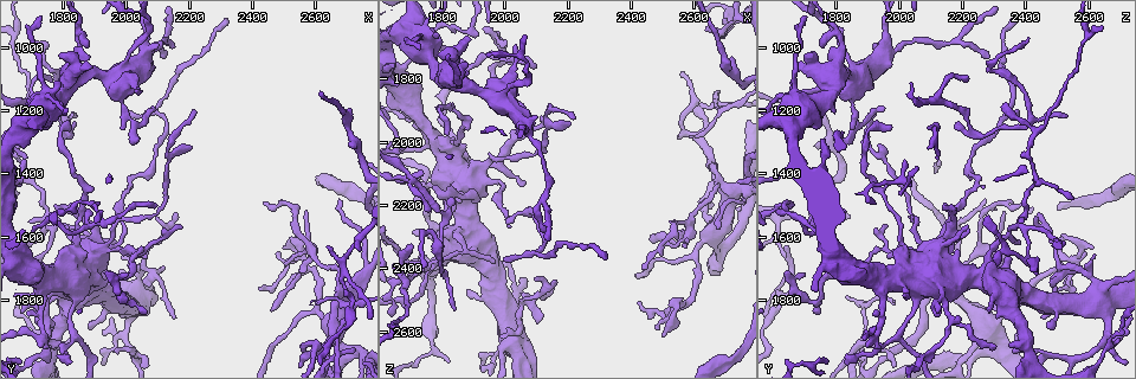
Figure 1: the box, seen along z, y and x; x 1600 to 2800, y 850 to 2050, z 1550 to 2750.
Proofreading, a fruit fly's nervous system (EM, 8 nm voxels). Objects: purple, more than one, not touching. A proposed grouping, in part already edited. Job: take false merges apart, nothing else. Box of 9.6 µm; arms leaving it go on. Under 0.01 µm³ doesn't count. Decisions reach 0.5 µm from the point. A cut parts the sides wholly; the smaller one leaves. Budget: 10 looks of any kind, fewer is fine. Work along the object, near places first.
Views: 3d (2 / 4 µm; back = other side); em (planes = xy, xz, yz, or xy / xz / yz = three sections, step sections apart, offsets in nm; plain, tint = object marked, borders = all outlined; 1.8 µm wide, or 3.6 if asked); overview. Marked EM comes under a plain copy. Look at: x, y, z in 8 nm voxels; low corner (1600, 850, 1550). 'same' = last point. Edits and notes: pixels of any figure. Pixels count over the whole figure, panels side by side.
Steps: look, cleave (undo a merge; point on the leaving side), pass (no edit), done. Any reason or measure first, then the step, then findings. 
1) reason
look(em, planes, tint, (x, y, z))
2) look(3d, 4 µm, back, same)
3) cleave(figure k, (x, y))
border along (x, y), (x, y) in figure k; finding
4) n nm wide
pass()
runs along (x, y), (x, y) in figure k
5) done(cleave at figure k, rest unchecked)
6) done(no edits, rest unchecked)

thin neck
look(em, planes, tint, (1840, 1080, 1810))

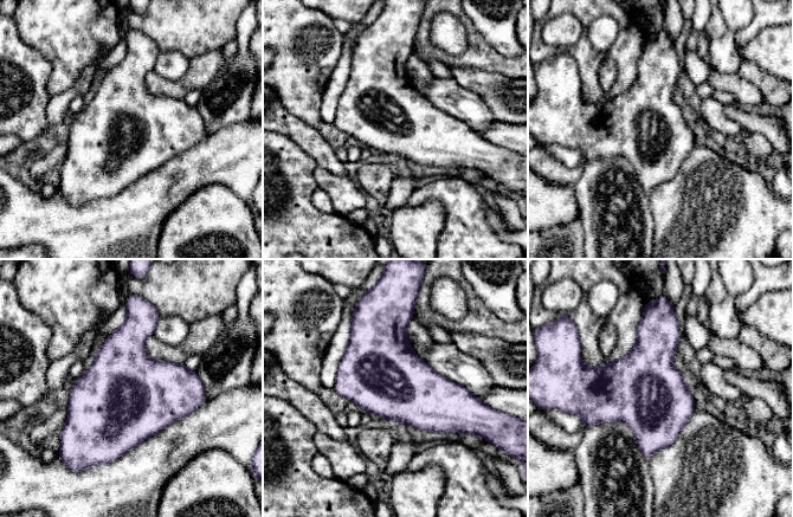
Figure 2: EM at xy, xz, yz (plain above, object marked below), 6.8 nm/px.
pass()
all the same neuron

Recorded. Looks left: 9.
abrupt turn
look(3d, 4 µm, (1790, 1240, 2230))

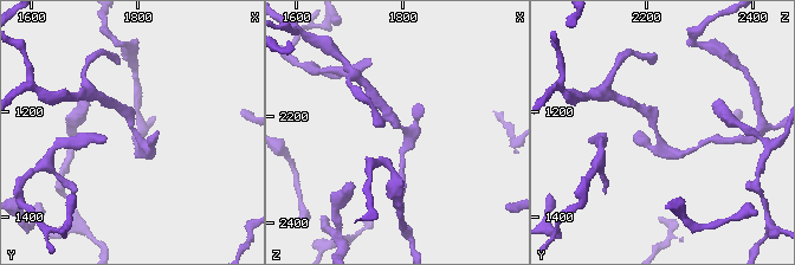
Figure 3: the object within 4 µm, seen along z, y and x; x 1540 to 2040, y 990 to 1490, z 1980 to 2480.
now the EM
look(em, xy, step 16, tint, (1795, 1235, 2220))

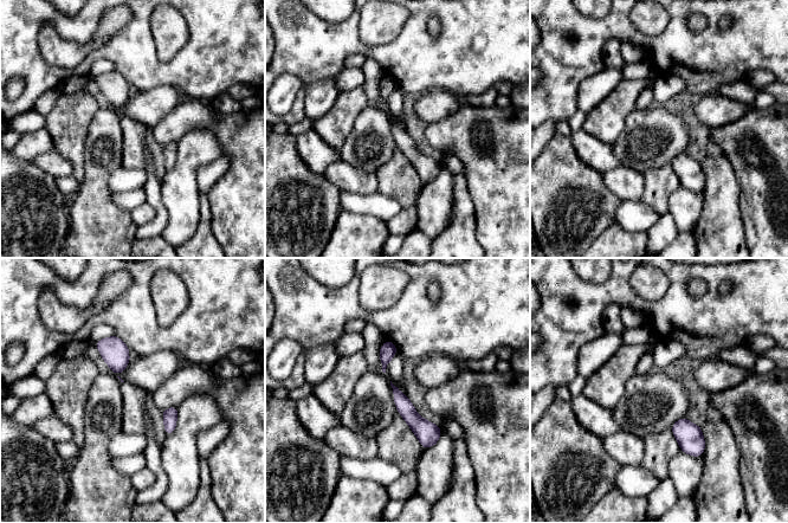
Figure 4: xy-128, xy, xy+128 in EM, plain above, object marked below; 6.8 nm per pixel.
look(em, planes, tint, same)

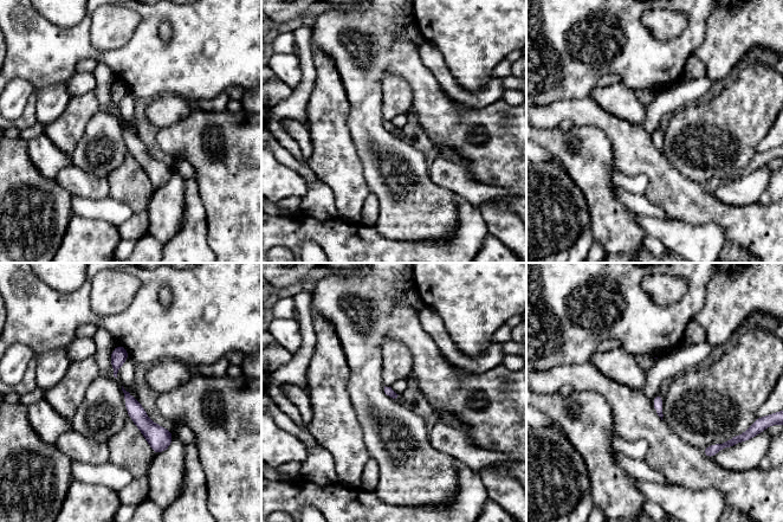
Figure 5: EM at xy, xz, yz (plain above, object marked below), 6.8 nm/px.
60 nm wide
pass()
runs along (127, 395), (160, 439), (160, 449) in figure 5; continuous, no second neuron

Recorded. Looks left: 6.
a fork
look(em, planes, tint, (2050, 1690, 2520))

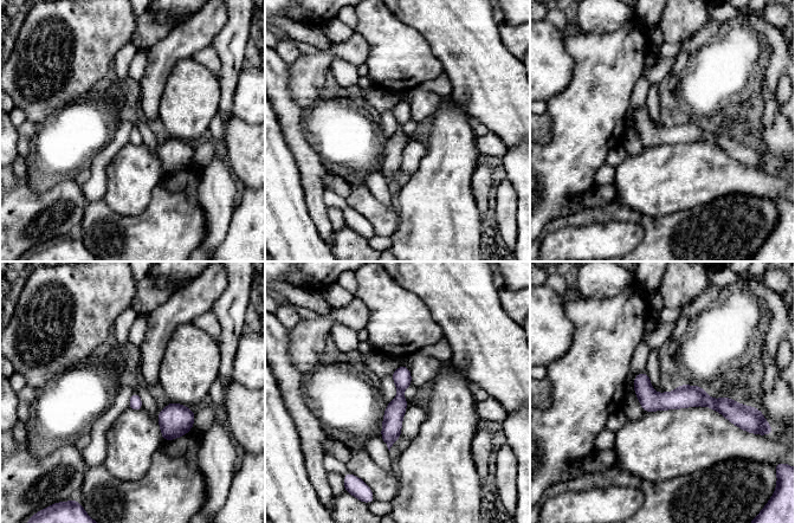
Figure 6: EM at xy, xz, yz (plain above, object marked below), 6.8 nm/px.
pass()
runs along (637, 381), (654, 399), (732, 407) in figure 6; continuous, no second neuron

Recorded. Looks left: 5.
sudden change in width
look(em, planes, tint, (2000, 1910, 2660))

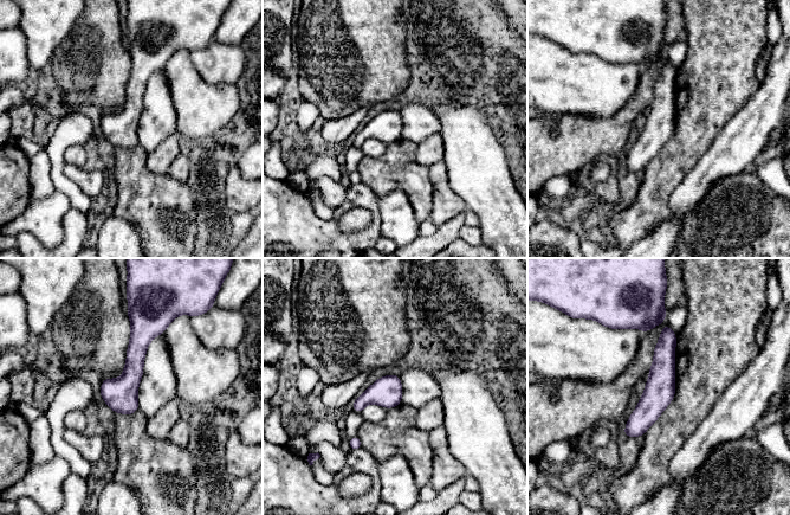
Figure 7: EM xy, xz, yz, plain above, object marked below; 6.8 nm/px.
pass()
runs along (667, 330), (660, 391), (628, 433) in figure 7; all the same neuron

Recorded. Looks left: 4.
done(no edits, rest unchecked)

